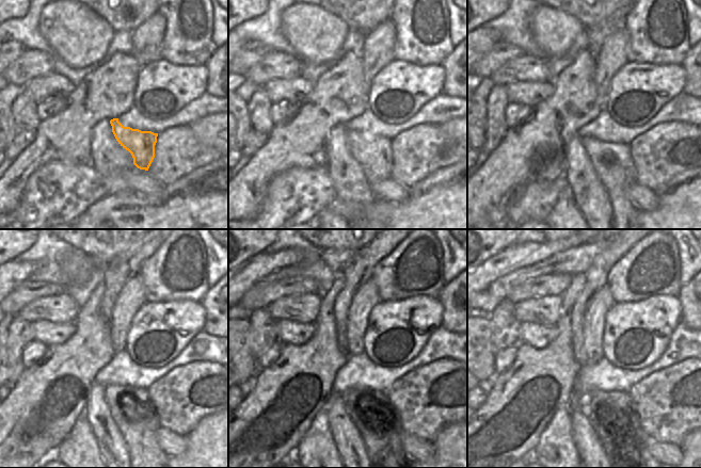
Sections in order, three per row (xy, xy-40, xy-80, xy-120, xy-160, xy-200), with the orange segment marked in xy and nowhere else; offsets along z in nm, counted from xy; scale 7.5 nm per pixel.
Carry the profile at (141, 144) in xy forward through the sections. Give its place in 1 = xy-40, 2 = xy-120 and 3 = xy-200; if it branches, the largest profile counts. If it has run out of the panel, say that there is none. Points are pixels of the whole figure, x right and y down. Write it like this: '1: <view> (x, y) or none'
1: xy-40 (373, 152)
2: xy-120 (130, 407)
3: xy-200 (624, 446)

